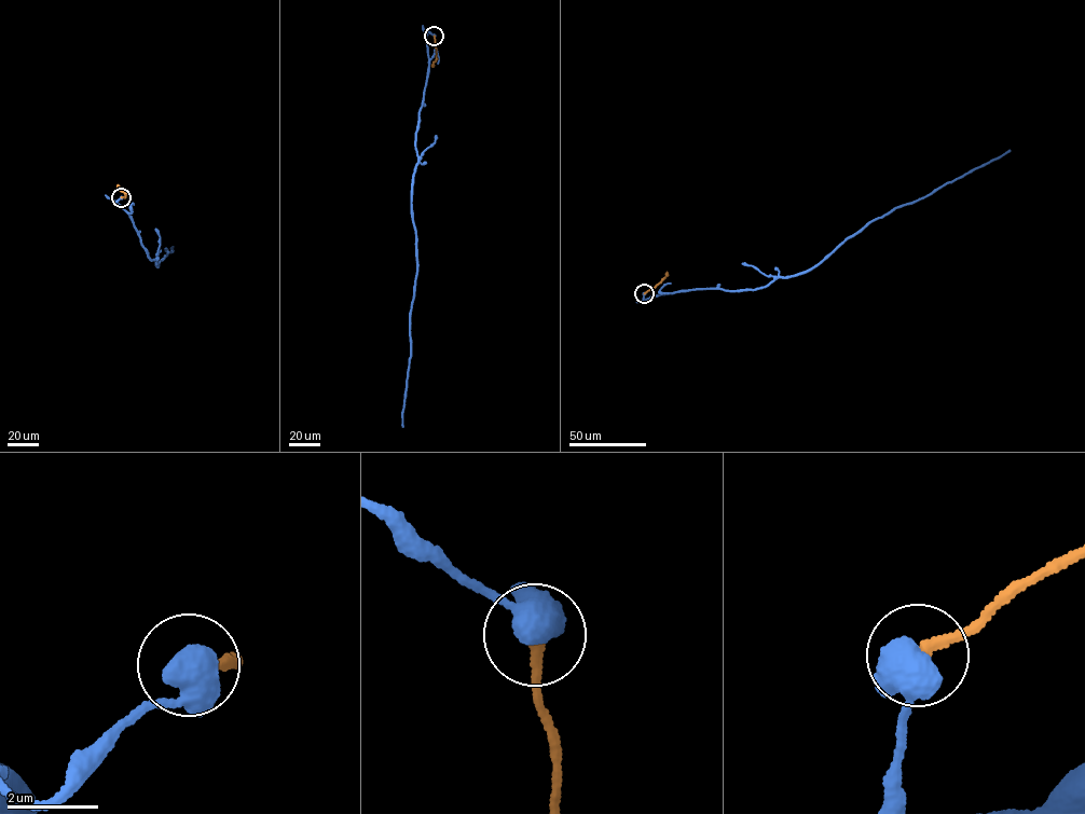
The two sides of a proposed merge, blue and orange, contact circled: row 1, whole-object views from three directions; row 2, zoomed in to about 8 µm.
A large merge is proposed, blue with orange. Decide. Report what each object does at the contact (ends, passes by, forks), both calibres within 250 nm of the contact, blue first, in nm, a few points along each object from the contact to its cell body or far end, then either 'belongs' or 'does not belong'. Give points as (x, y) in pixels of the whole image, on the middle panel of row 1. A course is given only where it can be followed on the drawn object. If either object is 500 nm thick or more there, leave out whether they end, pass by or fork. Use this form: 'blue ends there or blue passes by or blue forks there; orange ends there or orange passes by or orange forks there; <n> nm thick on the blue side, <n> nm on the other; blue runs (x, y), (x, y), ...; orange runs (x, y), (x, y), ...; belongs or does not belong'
850 nm thick on the blue side, 240 nm on the other; blue runs (434, 36), (428, 31), (426, 37), (428, 71), (416, 134), (419, 161), (411, 198), (417, 267), (402, 427); orange runs (434, 36), (437, 57), (433, 66); does not belong

